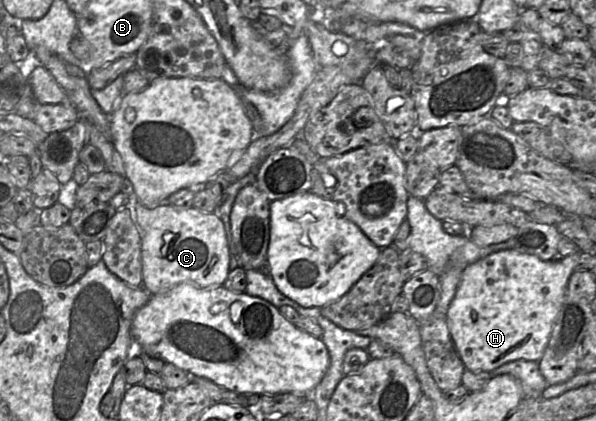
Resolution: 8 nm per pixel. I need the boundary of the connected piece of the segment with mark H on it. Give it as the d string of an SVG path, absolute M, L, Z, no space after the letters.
M511 249L491 253L464 267L446 319L455 349L466 370L492 372L517 360L540 361L567 295L569 279L576 271L578 256L579 253L560 260L543 261L536 255Z

